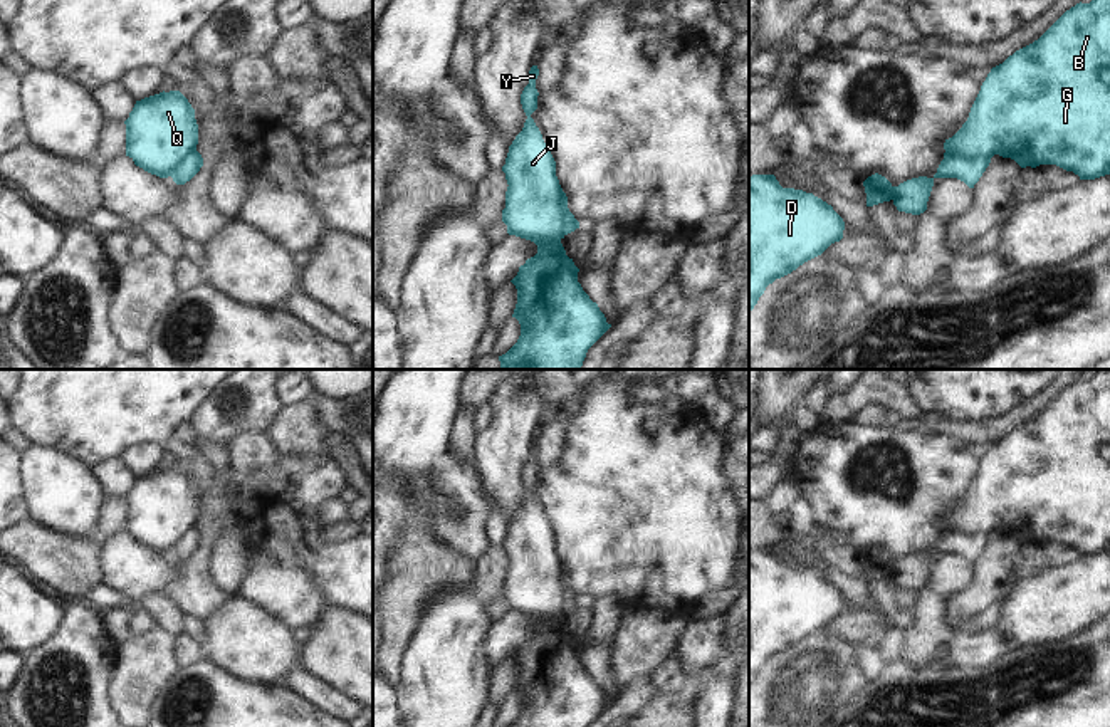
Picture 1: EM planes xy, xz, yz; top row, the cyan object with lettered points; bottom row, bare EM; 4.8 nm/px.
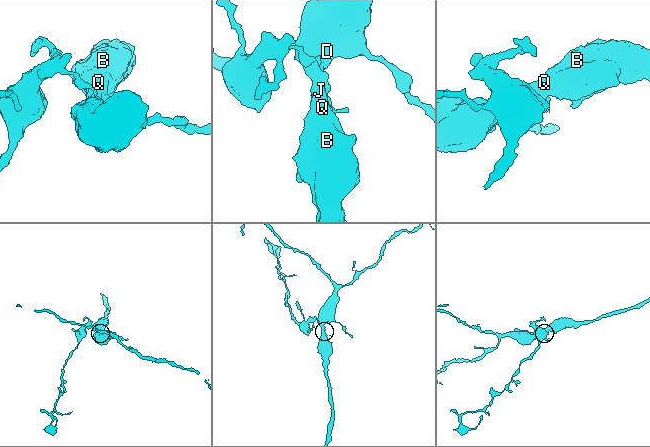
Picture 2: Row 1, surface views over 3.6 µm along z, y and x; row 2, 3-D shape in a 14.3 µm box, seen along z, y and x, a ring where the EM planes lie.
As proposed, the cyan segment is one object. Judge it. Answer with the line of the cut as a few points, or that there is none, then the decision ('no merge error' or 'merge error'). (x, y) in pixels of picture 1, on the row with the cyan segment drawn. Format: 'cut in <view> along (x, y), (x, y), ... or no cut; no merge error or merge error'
cut in yz along (989, 156), (974, 153), (947, 155), (944, 158); merge error

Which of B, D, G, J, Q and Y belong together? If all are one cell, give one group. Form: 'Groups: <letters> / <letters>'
Groups: B D G J Q / Y.

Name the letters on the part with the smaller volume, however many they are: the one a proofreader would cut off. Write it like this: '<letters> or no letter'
Y.

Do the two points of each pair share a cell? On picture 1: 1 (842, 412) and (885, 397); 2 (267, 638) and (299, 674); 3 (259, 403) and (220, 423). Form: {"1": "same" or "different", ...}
{"1": "same", "2": "different", "3": "same"}

